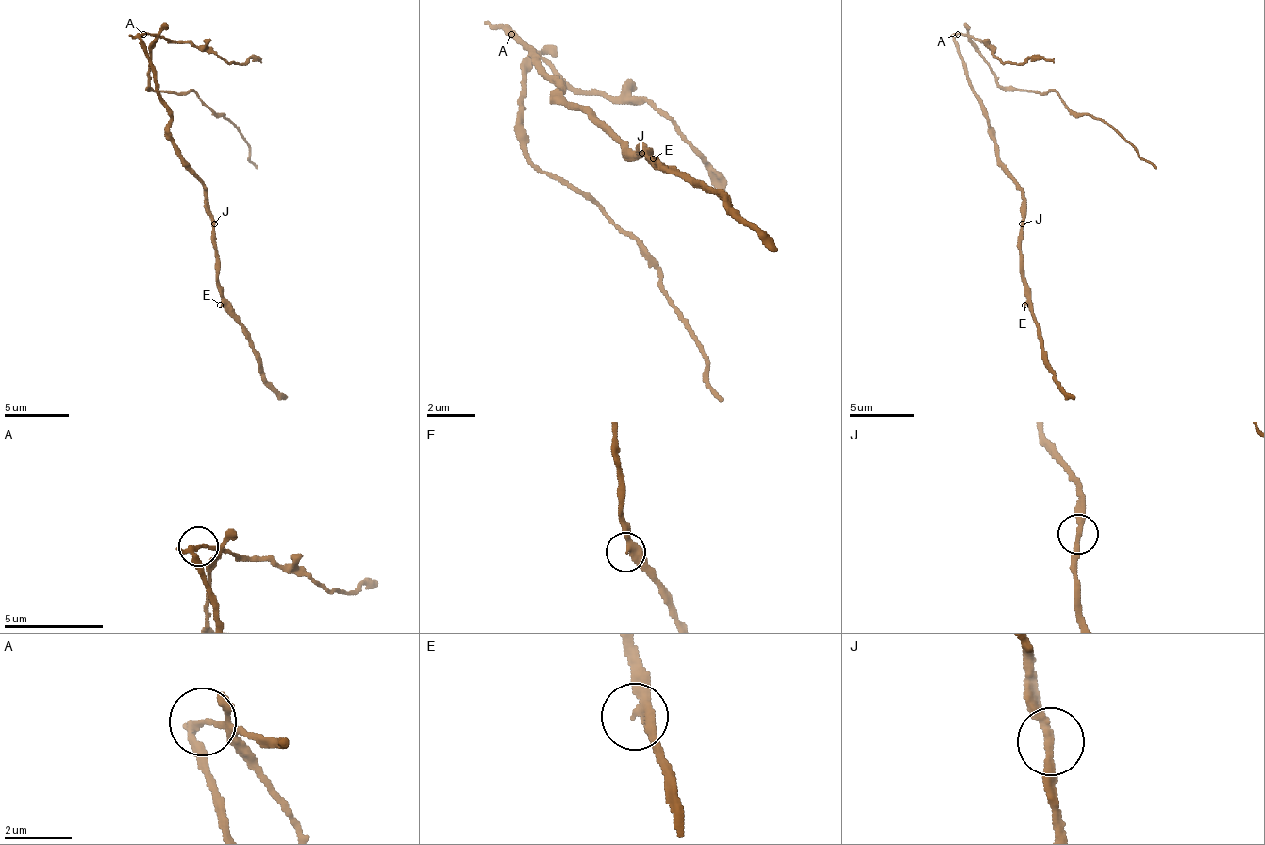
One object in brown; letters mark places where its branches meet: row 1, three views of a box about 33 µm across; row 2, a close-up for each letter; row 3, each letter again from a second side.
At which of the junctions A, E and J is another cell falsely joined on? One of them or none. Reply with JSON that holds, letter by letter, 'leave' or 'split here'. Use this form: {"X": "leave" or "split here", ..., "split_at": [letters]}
{"A": "split here", "E": "leave", "J": "leave", "split_at": ["A"]}

